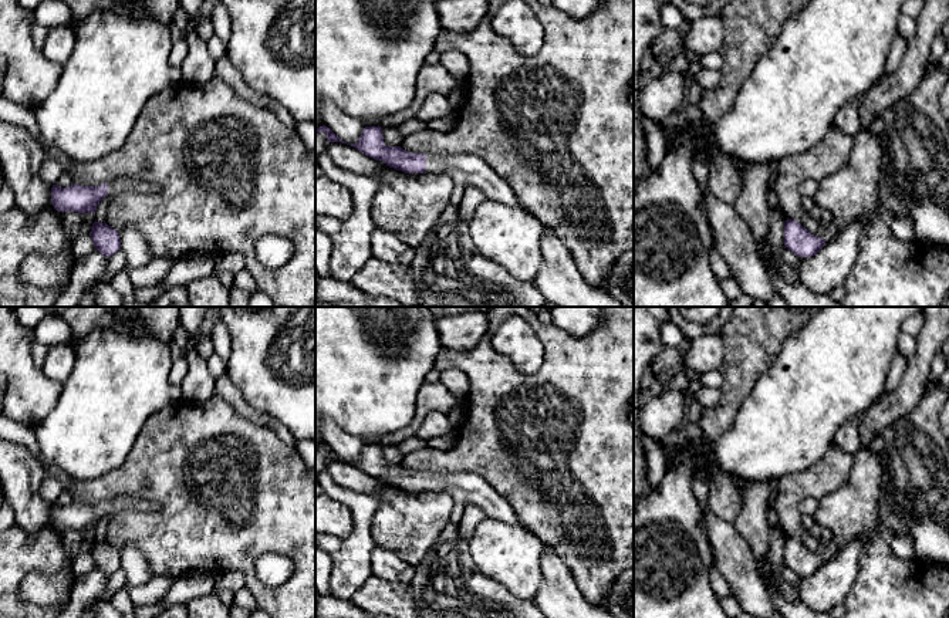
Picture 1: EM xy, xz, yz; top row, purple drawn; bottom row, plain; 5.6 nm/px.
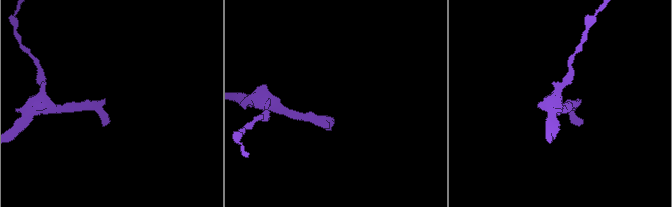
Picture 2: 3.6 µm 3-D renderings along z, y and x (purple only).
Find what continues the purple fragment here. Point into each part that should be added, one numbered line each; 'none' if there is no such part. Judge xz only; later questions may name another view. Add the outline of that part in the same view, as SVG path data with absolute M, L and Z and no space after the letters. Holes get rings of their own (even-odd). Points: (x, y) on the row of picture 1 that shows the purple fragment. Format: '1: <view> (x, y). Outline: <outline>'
1: xz (466, 171). Outline: M426 155L426 172L446 173L455 182L453 199L457 202L467 186L484 192L487 199L507 206L521 207L510 185L492 170L487 163L473 155L430 156ZM521 207L523 209L523 207Z

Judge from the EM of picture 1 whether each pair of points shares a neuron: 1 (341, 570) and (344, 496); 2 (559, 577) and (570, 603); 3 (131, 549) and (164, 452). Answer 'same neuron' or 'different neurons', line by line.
1: same neuron
2: same neuron
3: different neurons

